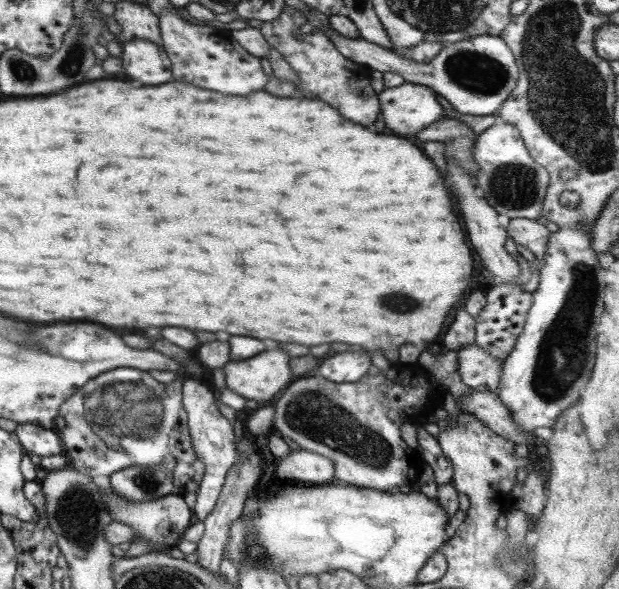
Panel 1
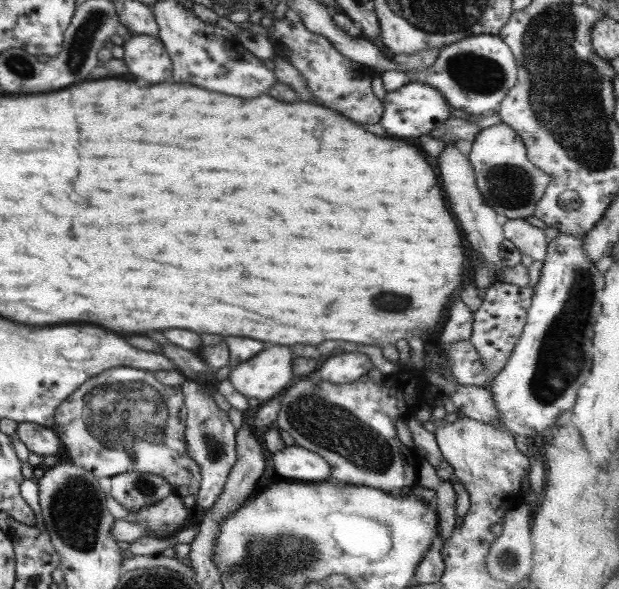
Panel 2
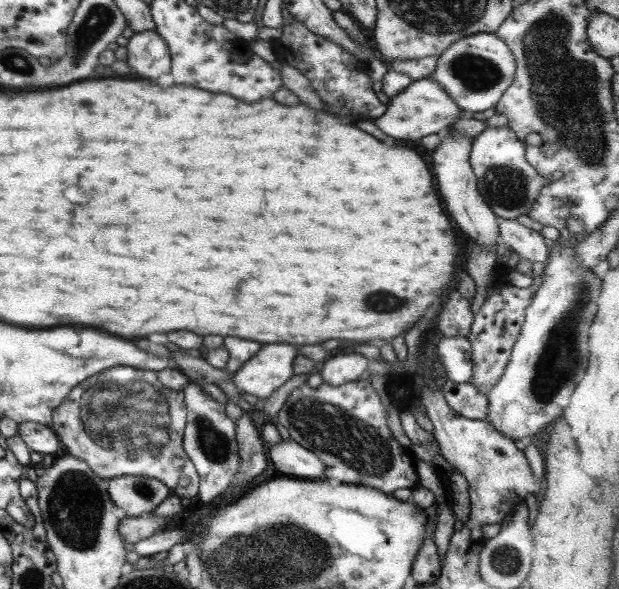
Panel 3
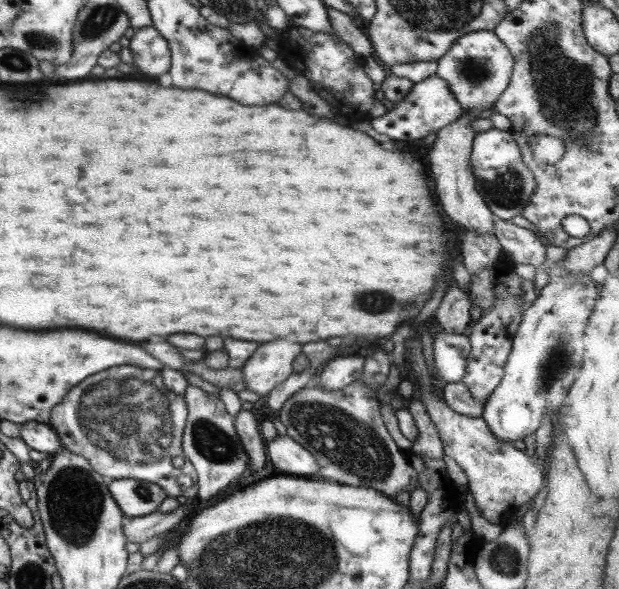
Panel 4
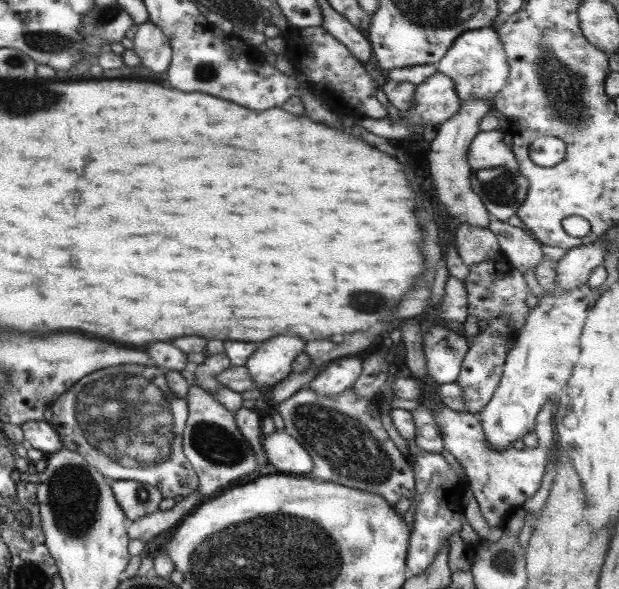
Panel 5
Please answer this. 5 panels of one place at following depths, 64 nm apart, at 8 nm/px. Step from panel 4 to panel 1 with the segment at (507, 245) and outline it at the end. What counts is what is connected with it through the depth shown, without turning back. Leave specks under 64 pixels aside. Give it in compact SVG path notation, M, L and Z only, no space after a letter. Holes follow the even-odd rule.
M514 218L505 229L515 244L528 248L537 260L543 260L553 230L551 226L544 226L536 220Z

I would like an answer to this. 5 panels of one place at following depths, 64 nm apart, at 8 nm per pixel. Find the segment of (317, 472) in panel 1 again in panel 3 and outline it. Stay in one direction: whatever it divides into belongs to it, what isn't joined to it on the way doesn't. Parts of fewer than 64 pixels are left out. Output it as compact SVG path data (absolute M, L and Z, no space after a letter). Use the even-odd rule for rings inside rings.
M282 439L281 442L271 446L268 456L278 472L292 478L316 480L326 470L326 466L317 454L307 448L302 448L301 444L292 439Z

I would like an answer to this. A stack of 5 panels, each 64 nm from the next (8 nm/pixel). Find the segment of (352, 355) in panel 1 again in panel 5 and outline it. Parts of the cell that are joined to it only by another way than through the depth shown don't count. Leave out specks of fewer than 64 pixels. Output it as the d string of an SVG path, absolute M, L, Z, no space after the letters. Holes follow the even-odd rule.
M353 357L331 361L323 373L309 382L309 388L316 394L334 397L351 388L362 372L363 362Z

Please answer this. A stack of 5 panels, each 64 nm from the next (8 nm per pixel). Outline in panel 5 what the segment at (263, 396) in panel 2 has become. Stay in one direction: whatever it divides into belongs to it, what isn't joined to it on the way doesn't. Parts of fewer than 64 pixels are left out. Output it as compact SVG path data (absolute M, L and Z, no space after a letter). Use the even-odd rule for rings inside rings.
M276 336L262 342L262 348L256 350L245 364L258 390L284 380L293 371L292 362L304 346L304 340L292 336Z

